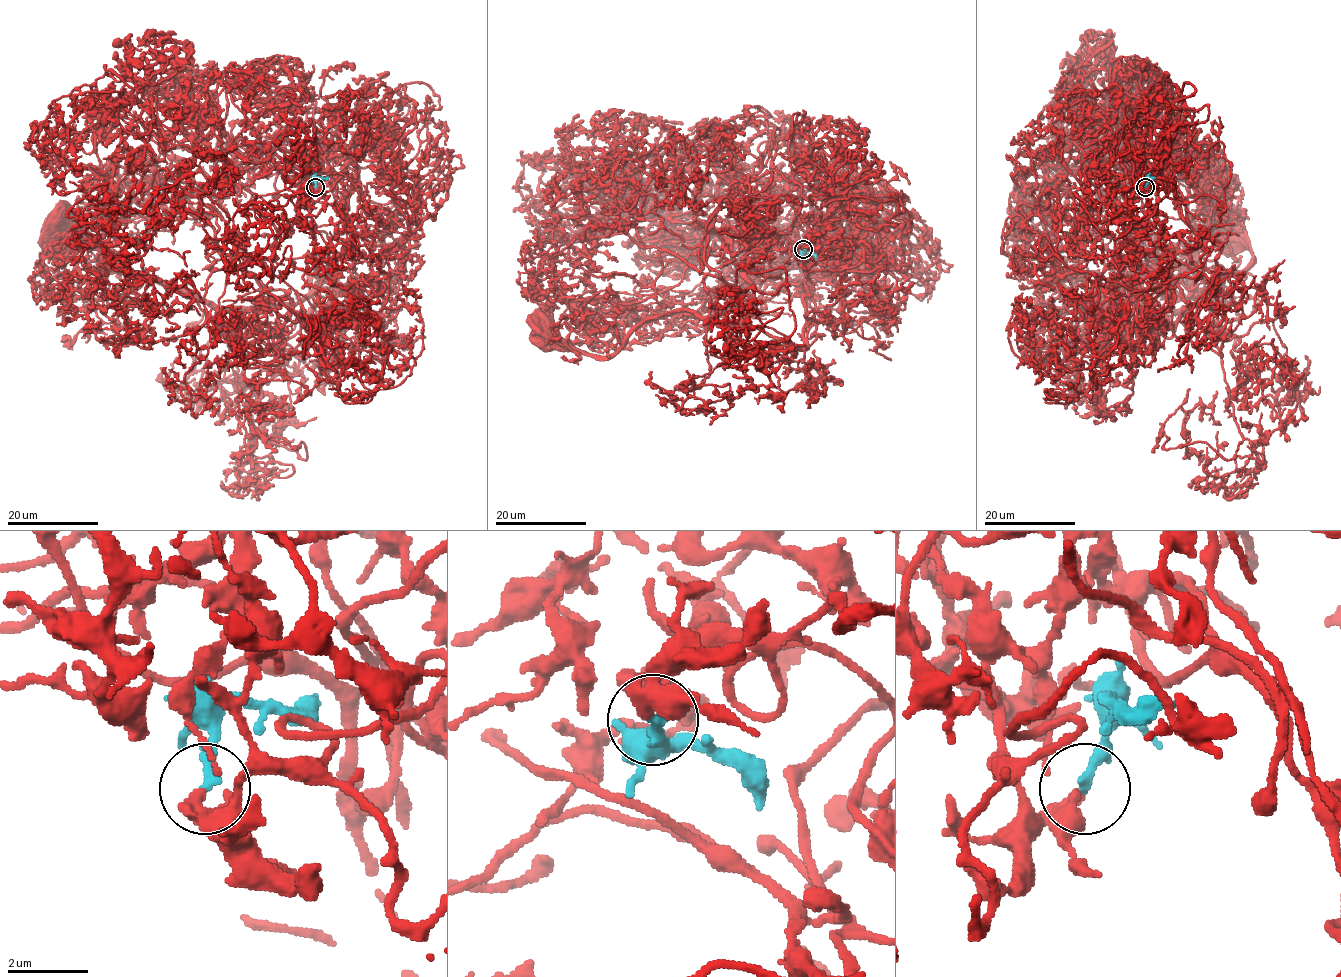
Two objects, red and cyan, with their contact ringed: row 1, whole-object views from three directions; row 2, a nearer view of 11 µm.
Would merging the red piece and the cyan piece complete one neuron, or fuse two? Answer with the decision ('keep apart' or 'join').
join

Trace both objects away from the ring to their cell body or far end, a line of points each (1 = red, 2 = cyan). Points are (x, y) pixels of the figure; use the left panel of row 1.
1: (315, 186), (343, 173), (353, 239), (318, 286), (259, 309), (214, 309), (77, 248), (58, 226)
2: (315, 186), (319, 177), (328, 177)

